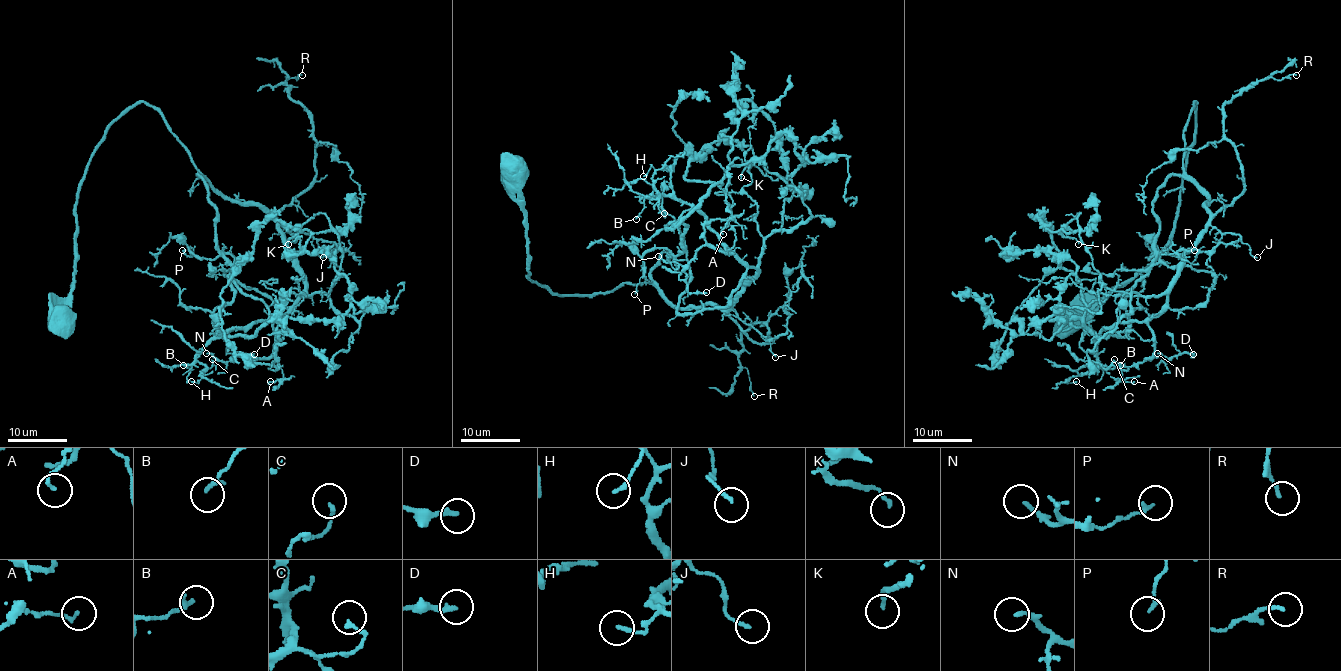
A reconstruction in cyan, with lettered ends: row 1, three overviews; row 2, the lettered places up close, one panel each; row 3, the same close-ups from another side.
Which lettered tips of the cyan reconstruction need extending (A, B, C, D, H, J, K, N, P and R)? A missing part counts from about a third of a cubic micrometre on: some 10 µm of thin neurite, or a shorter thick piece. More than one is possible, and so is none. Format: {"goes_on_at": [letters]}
{"goes_on_at": []}

